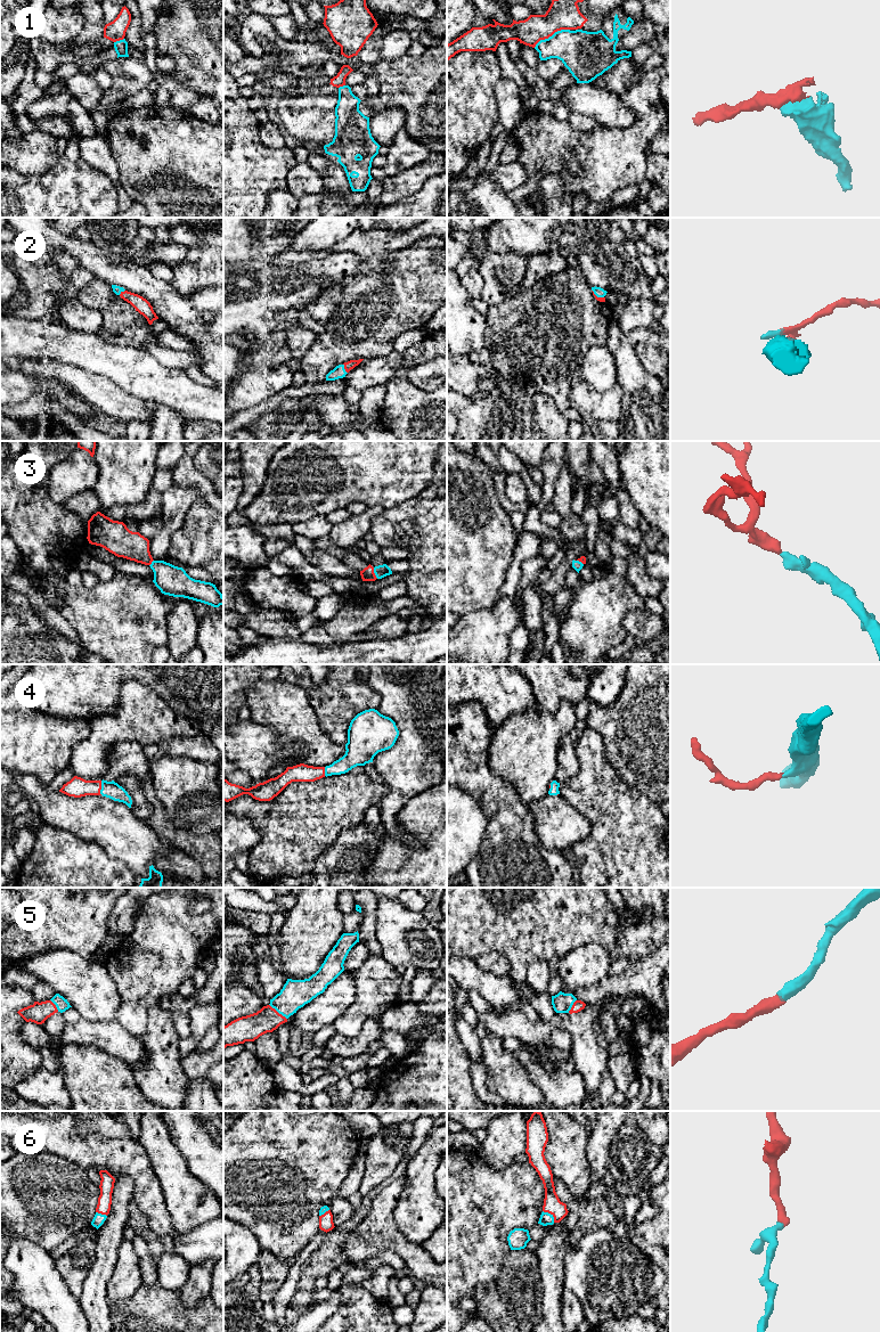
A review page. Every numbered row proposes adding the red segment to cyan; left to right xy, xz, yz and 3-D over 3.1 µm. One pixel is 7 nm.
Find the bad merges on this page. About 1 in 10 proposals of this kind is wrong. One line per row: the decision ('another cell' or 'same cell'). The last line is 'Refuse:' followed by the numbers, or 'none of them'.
1: another cell
2: same cell
3: same cell
4: same cell
5: same cell
6: same cell
Refuse: 1

